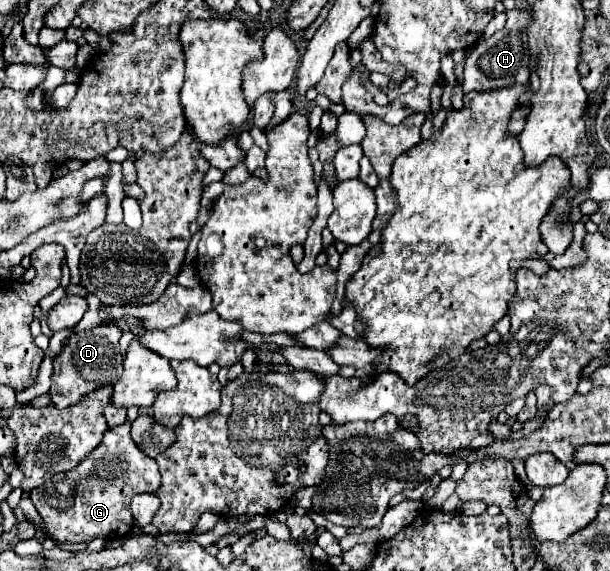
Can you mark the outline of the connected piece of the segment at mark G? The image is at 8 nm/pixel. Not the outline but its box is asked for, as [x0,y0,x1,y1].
[30,422,160,542]

